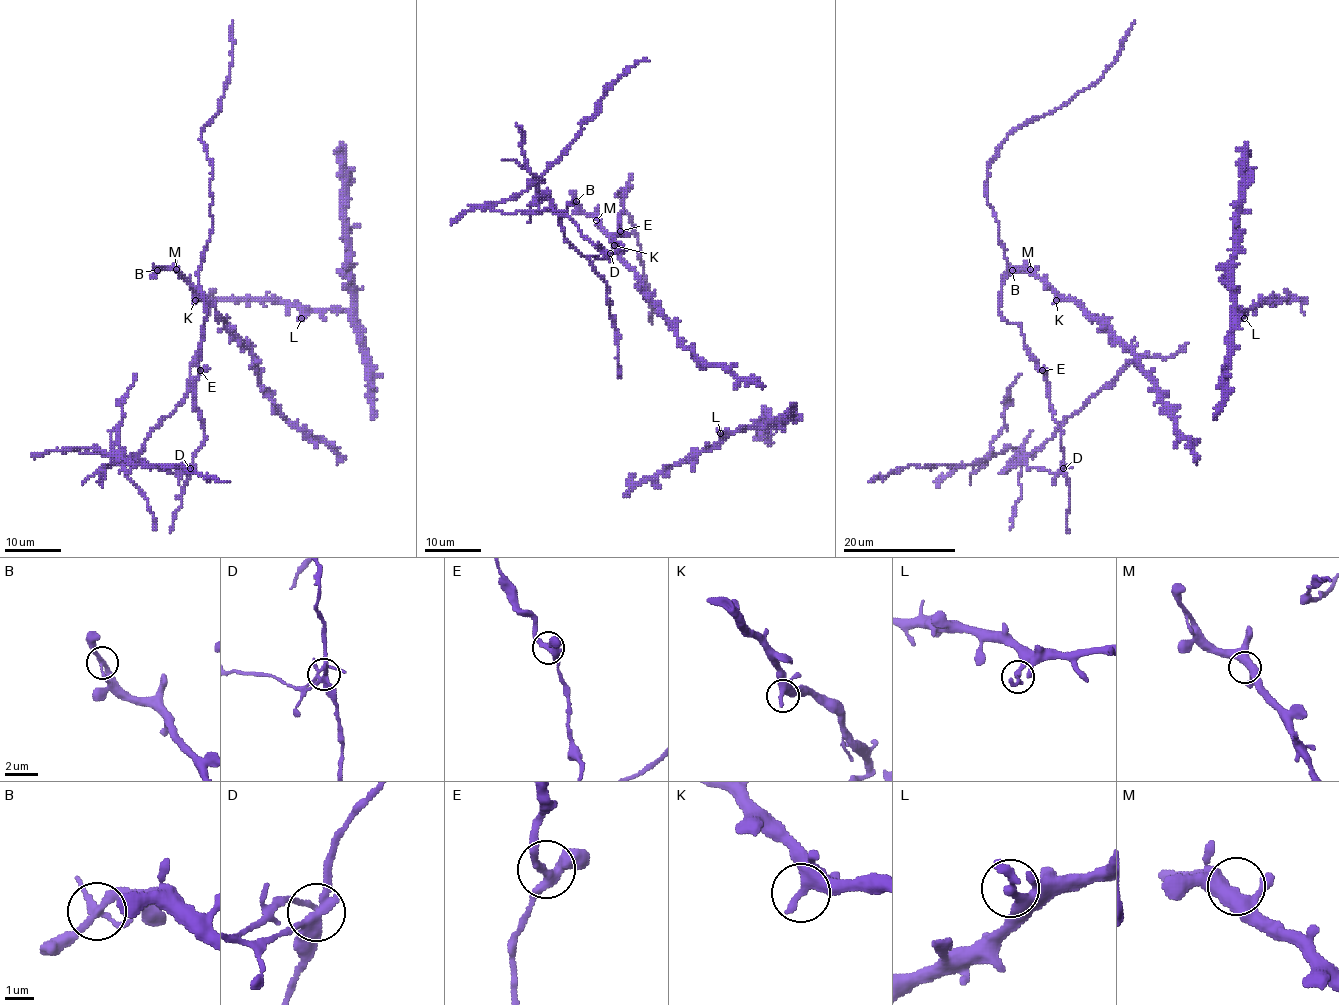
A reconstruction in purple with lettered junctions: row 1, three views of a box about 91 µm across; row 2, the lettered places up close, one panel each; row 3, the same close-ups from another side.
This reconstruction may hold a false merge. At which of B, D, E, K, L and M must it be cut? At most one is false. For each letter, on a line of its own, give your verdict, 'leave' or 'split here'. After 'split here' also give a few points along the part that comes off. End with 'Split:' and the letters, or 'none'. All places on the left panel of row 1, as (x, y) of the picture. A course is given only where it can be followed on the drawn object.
B: leave
D: split here | (191, 468), (172, 474), (131, 457), (69, 450), (99, 448), (118, 454), (134, 465), (179, 465), (229, 481)
E: leave
K: leave
L: leave
M: leave
Split: D

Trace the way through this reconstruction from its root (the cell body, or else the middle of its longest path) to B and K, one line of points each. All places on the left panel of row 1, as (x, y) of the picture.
B: (179, 271), (167, 267), (157, 270)
K: (179, 271), (193, 291), (195, 300)

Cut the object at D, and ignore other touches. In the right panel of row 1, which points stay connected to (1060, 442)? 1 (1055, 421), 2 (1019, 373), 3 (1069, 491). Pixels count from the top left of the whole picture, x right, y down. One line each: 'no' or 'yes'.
1: yes
2: no
3: yes

